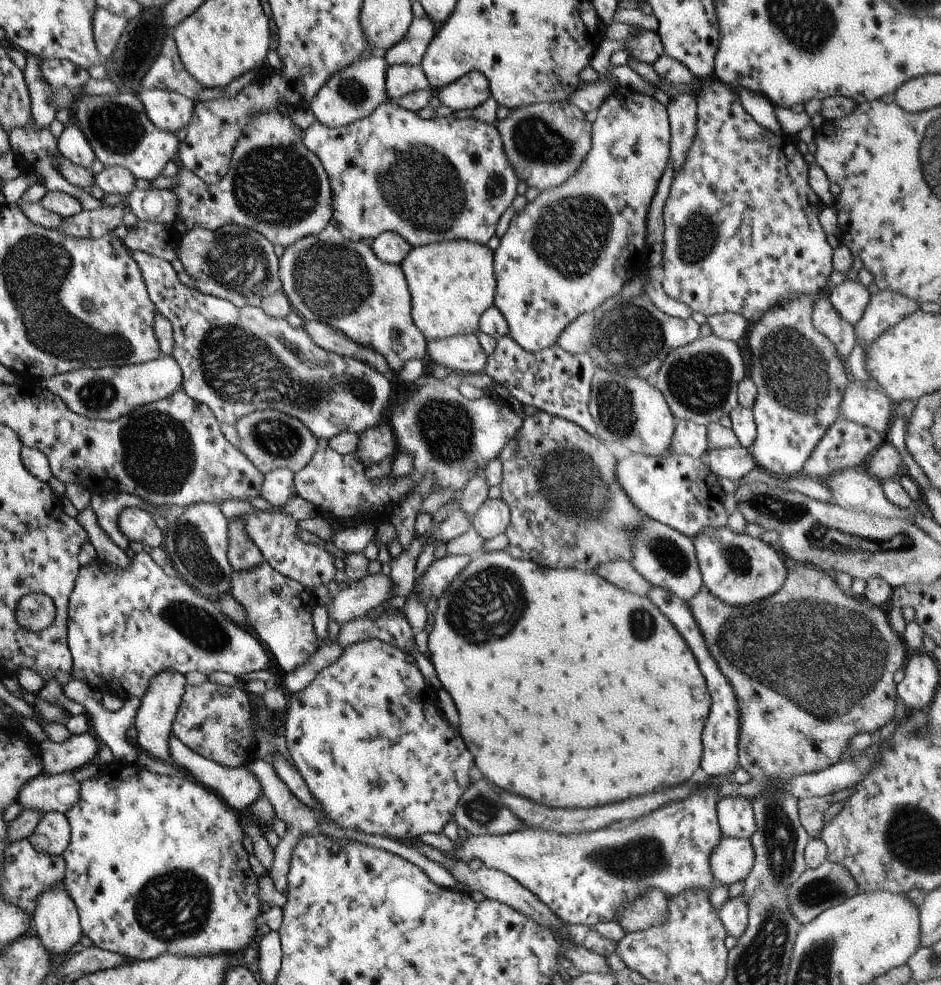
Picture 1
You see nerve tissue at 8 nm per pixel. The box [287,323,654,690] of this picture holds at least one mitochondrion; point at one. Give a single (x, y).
(486, 607)

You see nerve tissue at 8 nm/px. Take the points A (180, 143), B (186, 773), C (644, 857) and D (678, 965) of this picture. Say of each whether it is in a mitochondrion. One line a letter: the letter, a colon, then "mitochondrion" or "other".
A: other
B: other
C: mitochondrion
D: other

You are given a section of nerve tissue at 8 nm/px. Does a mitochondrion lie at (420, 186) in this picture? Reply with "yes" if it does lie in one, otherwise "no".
yes

